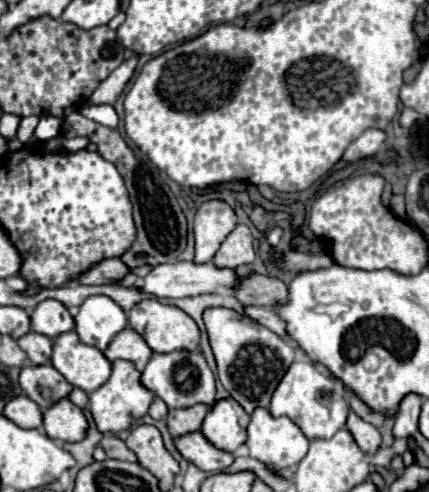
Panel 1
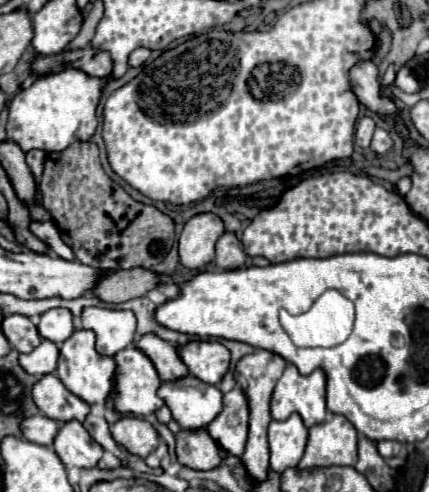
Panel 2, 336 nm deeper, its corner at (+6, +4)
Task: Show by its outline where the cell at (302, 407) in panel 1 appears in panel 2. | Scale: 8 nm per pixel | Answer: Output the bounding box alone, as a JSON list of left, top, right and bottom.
[270,364,328,428]

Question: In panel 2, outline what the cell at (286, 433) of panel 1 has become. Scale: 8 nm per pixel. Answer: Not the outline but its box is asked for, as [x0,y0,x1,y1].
[268,414,308,472]

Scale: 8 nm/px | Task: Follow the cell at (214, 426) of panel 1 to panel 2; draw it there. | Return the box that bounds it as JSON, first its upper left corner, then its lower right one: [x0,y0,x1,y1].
[208,388,248,456]

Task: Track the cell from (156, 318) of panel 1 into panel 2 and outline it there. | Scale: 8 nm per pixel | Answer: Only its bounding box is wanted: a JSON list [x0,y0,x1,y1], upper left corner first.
[178,340,230,384]

